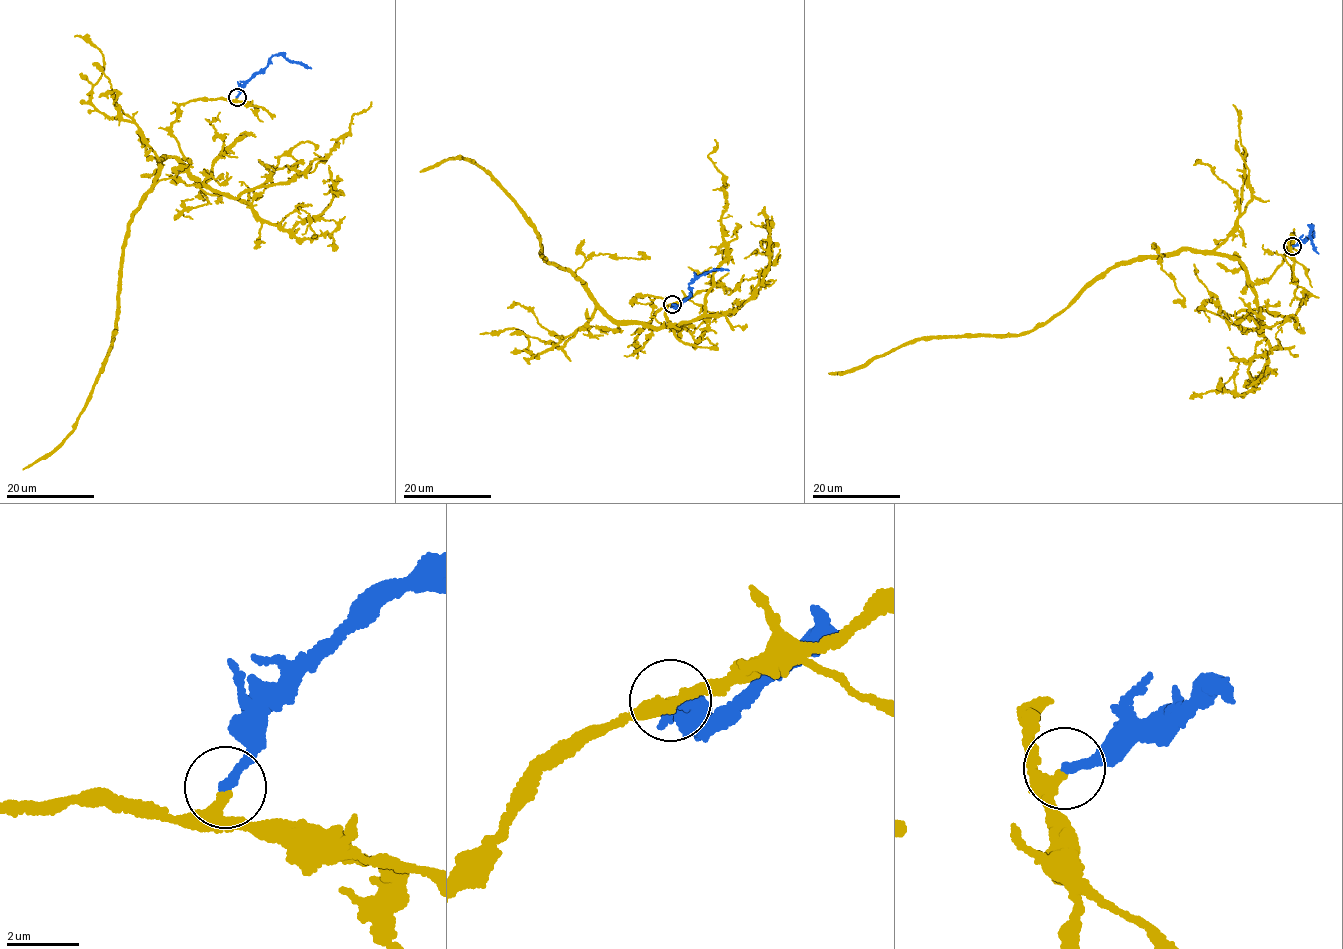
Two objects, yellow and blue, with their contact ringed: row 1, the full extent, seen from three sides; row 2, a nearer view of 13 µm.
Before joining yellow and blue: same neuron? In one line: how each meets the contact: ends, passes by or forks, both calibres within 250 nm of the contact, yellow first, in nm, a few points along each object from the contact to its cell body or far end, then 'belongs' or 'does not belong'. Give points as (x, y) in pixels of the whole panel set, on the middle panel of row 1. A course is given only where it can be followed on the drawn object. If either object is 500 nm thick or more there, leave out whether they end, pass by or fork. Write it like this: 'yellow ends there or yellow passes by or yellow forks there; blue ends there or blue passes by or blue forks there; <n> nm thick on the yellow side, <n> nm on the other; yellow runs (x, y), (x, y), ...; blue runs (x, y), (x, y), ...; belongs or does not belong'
yellow passes by; blue ends there; 220 nm thick on the yellow side, 240 nm on the other; yellow runs (672, 304), (636, 350), (652, 329), (615, 320), (550, 264), (523, 210), (476, 164), (458, 156), (420, 172); blue runs (671, 303), (677, 306), (688, 299), (690, 284), (705, 274), (729, 270); belongs

